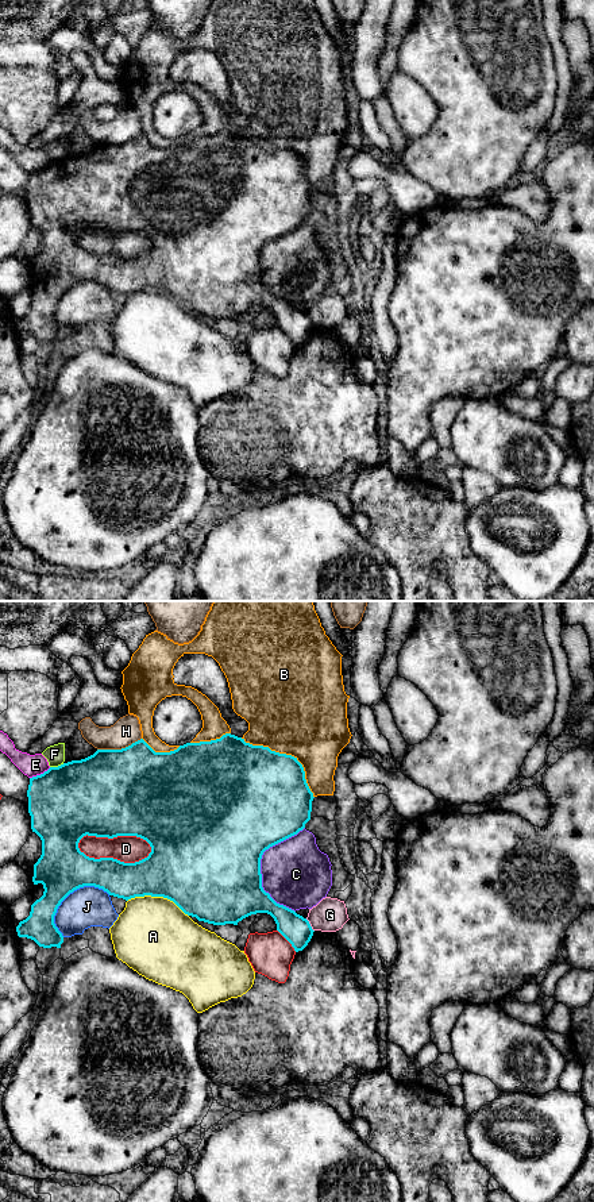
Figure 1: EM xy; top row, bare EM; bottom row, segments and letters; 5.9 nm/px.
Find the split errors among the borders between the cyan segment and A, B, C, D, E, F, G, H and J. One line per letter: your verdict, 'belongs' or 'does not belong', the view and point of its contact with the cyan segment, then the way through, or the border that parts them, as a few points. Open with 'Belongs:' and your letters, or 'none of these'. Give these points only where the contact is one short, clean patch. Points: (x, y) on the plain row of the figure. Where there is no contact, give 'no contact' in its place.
Belongs: none of these
A: does not belong; meets cyan in xy at (158, 291)
B: does not belong; meets cyan in xy at (288, 150)
C: does not belong; meets cyan in xy at (259, 261)
D: does not belong; meets cyan in xy at (116, 231)
E: does not belong; meets cyan in xy at (41, 169)
F: does not belong; meets cyan in xy at (58, 161)
G: does not belong; meets cyan in xy at (309, 320); border along xy (305, 314), (313, 326)
H: does not belong; meets cyan in xy at (119, 145)
J: does not belong; meets cyan in xy at (73, 285)

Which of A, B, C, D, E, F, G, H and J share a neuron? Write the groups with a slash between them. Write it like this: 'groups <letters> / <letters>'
groups A / B G / C / D / E / F / H / J

